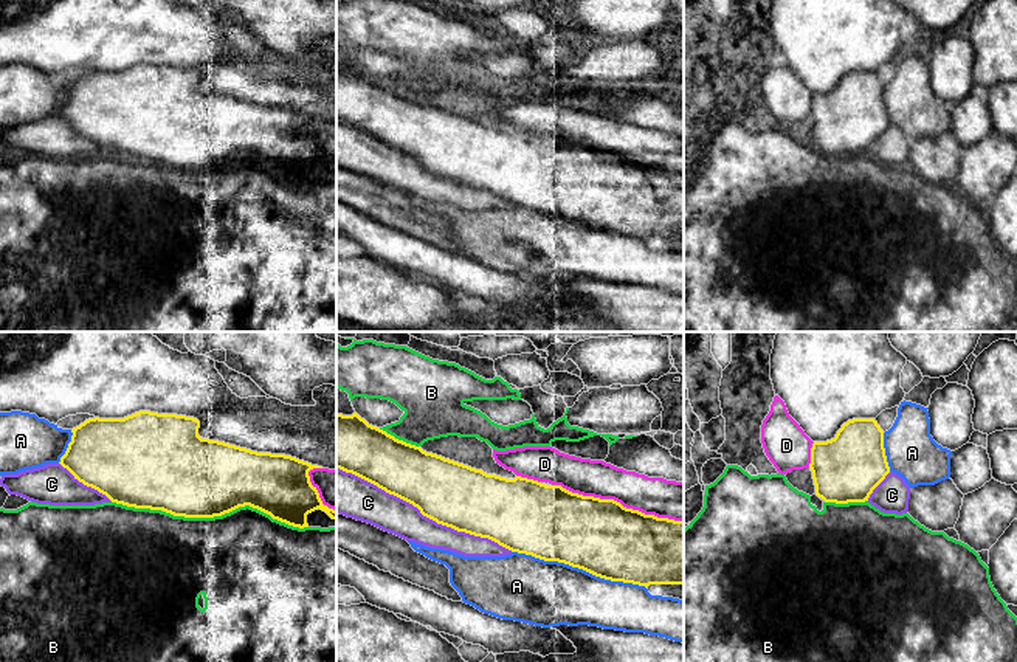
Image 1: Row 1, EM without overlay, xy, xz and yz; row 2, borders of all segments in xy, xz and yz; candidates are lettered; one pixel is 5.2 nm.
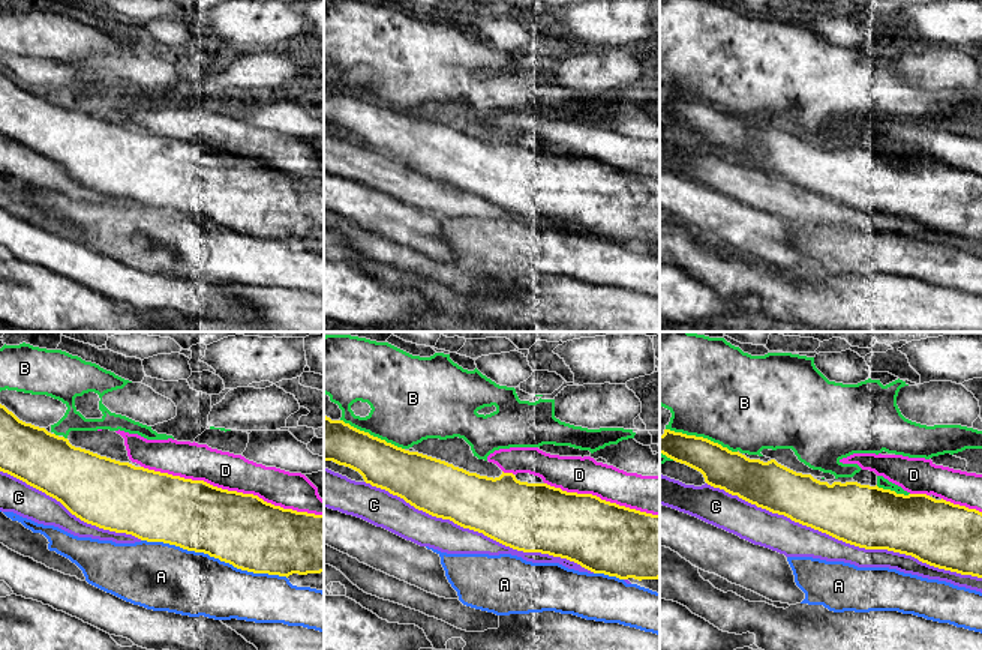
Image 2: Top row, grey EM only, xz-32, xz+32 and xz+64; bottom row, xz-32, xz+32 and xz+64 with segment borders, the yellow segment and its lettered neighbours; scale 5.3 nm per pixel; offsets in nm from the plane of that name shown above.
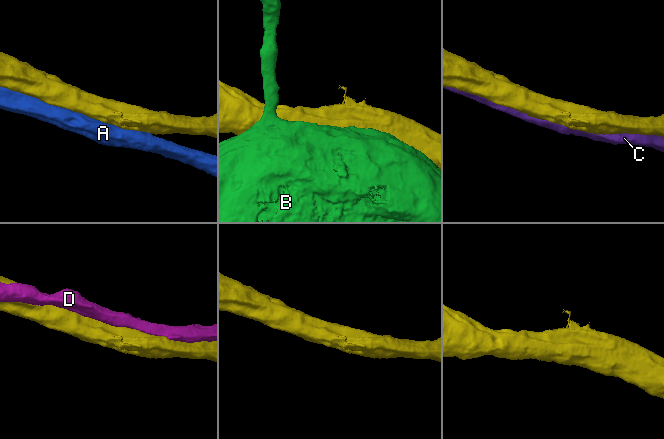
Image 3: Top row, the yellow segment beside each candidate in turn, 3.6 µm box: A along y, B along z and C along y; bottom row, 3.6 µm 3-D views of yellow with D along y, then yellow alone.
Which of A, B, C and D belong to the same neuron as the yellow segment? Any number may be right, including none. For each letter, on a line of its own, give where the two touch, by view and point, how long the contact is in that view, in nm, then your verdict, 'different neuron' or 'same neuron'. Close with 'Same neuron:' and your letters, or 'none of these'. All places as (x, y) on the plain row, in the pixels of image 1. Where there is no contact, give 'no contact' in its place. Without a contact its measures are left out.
A: meets yellow in xz at (579, 220); contact 700 nm long; different neuron
B: meets yellow in xy at (236, 160); contact 750 nm long; different neuron
C: meets yellow in xz at (425, 168); contact 1000 nm long; same neuron
D: meets yellow in xz at (616, 154); contact 700 nm long; different neuron
Same neuron: C

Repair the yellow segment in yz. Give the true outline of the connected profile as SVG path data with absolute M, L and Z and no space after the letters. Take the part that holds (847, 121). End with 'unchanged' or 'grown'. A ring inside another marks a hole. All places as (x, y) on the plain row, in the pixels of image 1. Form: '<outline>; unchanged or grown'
M874 71L848 73L834 91L812 96L809 121L825 155L865 155L890 126L884 84Z; unchanged

